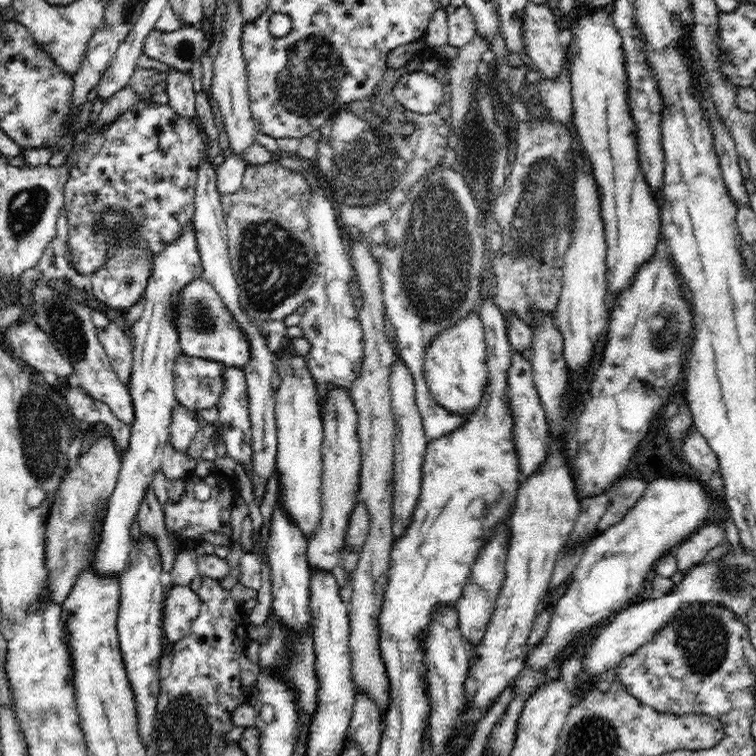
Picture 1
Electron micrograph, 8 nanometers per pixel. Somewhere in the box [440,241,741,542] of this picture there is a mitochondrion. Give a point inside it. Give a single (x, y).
(667, 318)

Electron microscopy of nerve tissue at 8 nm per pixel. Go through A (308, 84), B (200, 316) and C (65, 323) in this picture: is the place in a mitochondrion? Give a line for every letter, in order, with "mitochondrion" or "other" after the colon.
A: mitochondrion
B: mitochondrion
C: mitochondrion

